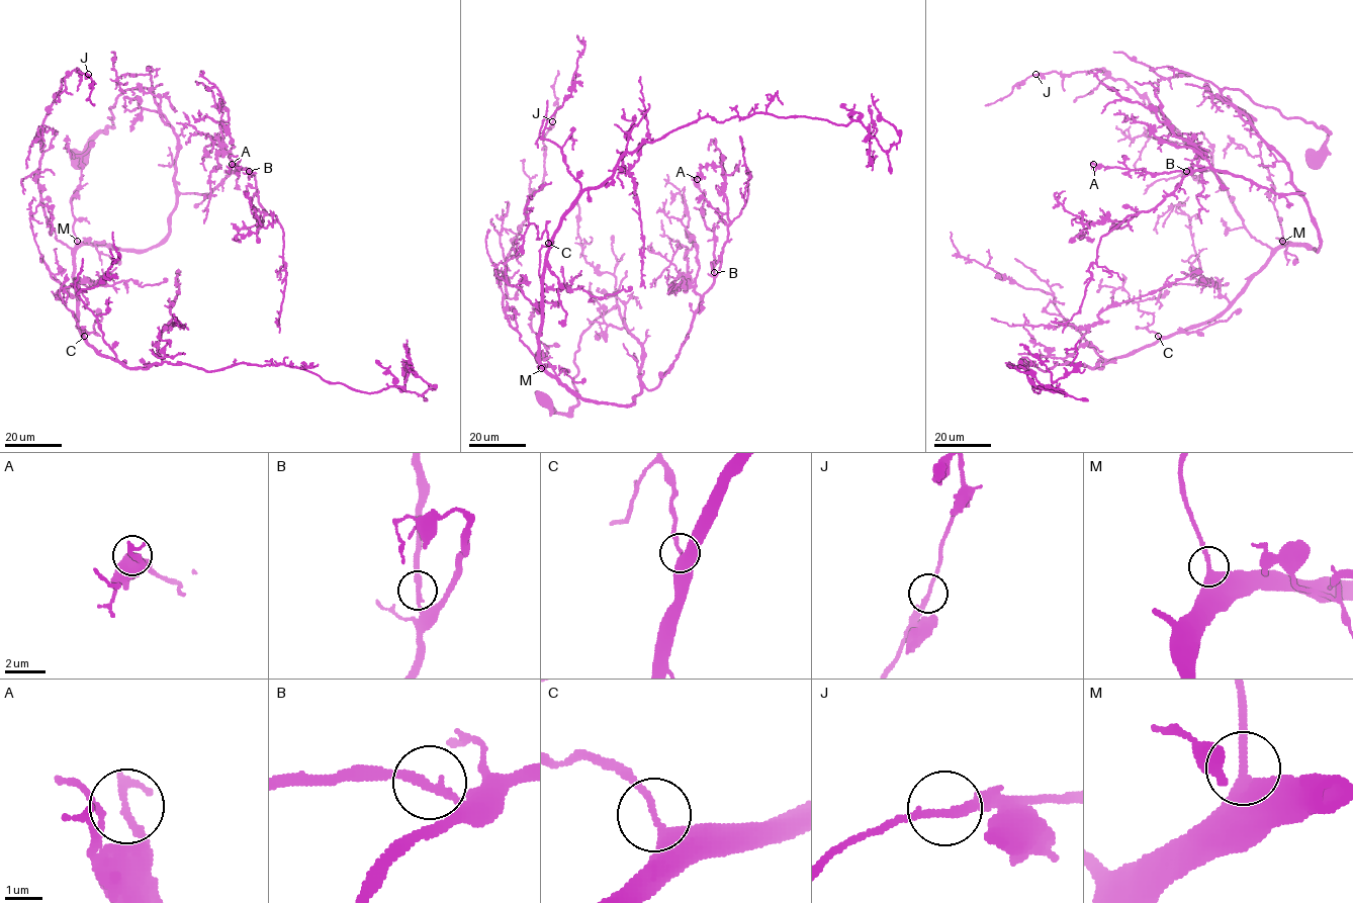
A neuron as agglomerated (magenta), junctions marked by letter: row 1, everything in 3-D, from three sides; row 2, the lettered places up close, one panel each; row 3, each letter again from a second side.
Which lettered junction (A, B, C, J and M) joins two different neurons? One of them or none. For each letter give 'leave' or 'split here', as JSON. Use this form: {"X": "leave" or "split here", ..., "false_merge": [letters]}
{"A": "leave", "B": "leave", "C": "leave", "J": "leave", "M": "leave", "false_merge": []}

